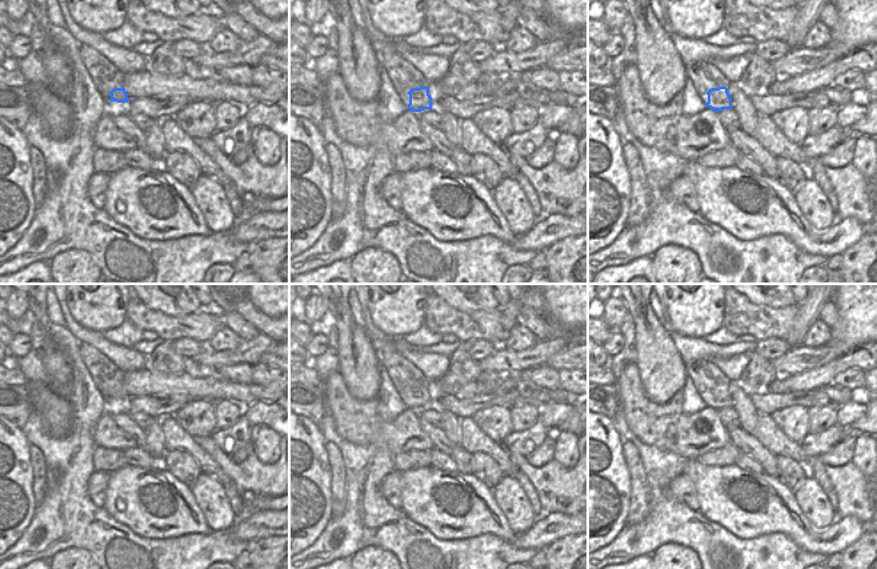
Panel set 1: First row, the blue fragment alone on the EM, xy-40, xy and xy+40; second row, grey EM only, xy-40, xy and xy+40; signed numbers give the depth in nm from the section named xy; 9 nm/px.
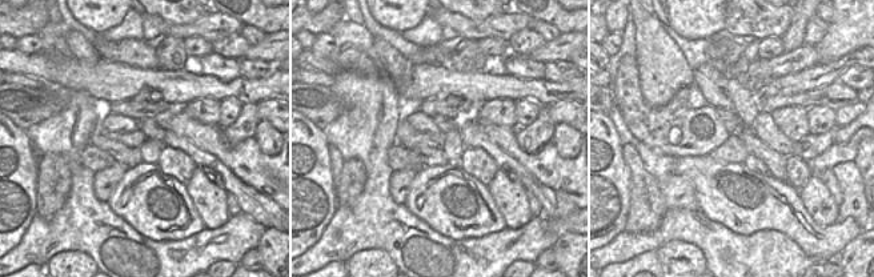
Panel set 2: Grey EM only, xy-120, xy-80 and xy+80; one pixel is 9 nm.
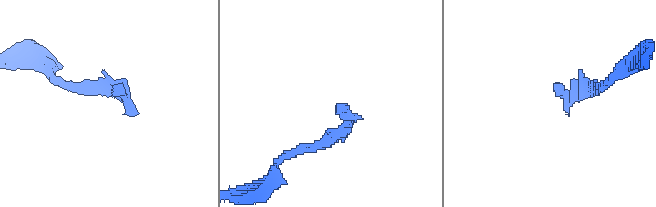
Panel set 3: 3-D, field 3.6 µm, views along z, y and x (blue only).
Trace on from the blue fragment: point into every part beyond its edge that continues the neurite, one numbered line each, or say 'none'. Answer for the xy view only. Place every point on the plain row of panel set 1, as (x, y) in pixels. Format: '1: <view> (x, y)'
1: xy (433, 416)

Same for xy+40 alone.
1: xy+40 (728, 416)

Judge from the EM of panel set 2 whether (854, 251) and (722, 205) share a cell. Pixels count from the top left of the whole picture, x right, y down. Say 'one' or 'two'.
two

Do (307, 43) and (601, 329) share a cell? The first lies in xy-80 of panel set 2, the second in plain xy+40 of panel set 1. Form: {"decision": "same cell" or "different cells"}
{"decision": "same cell"}

